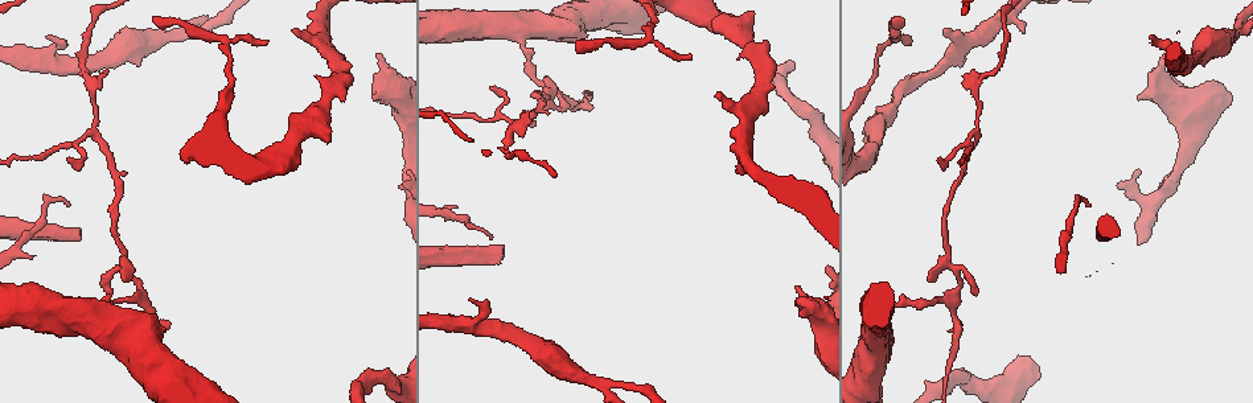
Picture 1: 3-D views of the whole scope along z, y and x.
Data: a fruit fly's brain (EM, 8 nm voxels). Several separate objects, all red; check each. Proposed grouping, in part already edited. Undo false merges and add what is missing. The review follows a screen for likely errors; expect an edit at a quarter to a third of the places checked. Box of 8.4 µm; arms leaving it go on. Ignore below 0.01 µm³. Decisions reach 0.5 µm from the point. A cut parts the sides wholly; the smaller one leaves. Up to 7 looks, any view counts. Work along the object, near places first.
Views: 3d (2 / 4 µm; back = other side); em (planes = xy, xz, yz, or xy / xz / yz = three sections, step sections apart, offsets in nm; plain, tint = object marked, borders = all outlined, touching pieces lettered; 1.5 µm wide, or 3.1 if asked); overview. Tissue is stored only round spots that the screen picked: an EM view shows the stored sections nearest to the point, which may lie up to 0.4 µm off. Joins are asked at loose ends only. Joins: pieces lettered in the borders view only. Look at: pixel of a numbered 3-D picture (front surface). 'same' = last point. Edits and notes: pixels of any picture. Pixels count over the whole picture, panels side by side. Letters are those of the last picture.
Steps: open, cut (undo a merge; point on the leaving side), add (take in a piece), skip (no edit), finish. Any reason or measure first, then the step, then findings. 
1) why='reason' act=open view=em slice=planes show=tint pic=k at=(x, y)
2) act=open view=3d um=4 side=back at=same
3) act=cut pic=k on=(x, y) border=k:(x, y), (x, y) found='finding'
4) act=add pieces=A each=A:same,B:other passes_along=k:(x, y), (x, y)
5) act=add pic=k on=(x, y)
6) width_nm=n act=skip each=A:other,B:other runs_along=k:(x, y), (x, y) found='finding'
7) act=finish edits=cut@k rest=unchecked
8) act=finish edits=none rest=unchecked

act=open view=3d um=4 pic=1 at=(563, 97)

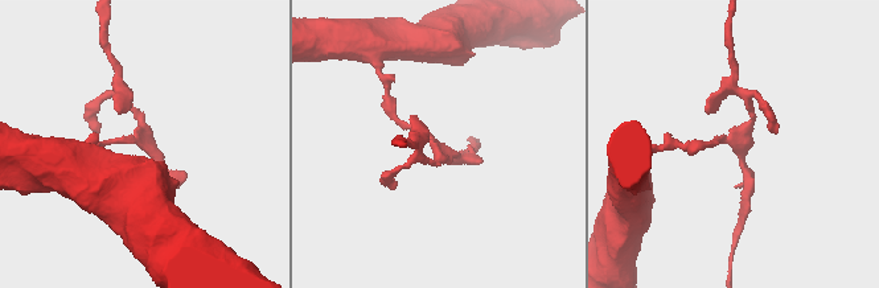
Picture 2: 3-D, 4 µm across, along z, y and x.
arms=3 why='need the tissue' act=open view=em slice=planes show=borders pic=2 at=(731, 142)

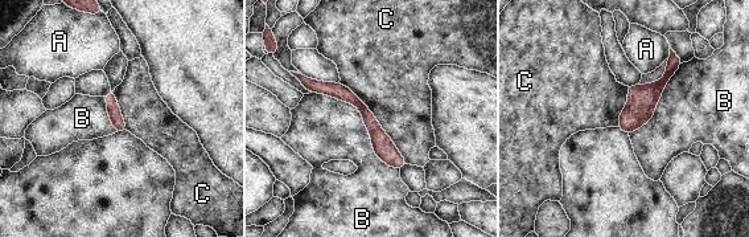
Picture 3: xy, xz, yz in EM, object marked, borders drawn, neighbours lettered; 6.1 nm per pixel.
act=cut pic=3 on=(381, 142) each=A:other,B:other,C:other part_leaving=3:(675, 58), (667, 77), (622, 126) found='two neurons meet here'

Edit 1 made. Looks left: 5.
why='redraw' act=open view=overview

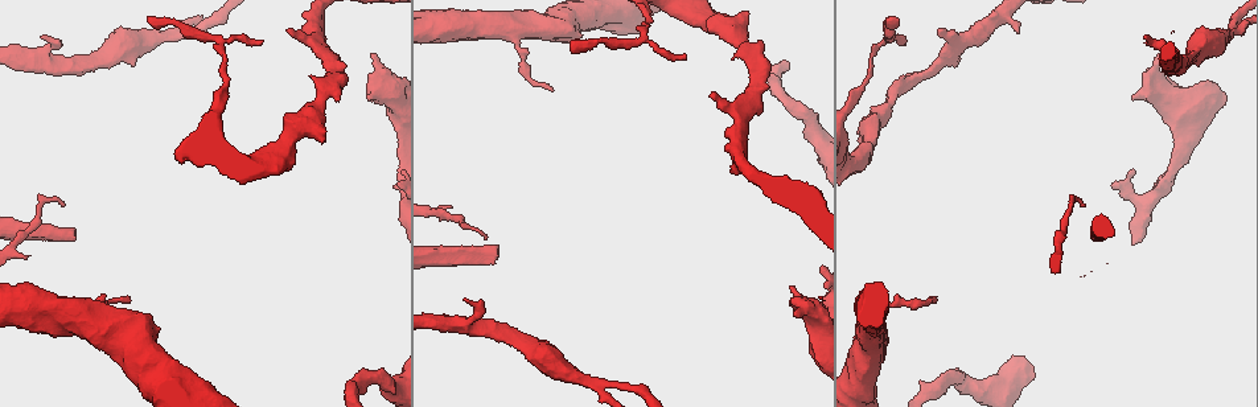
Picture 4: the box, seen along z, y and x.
why='branch stops here' act=open view=3d um=4 pic=4 at=(571, 49)

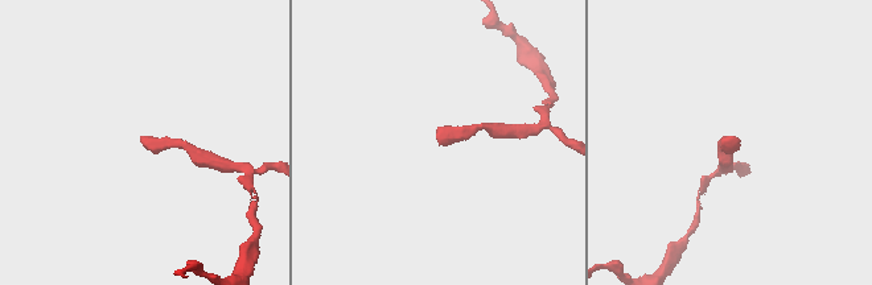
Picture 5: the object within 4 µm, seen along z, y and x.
why='shape alone is not enough' act=open view=em slice=yz step=8 show=tint pic=5 at=(441, 139)

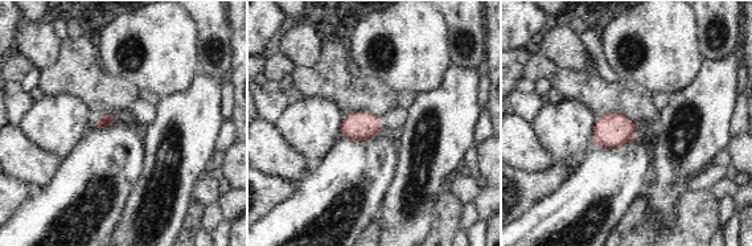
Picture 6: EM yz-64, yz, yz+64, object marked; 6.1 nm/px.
why='cut it another way' act=open view=em slice=planes show=borders at=same

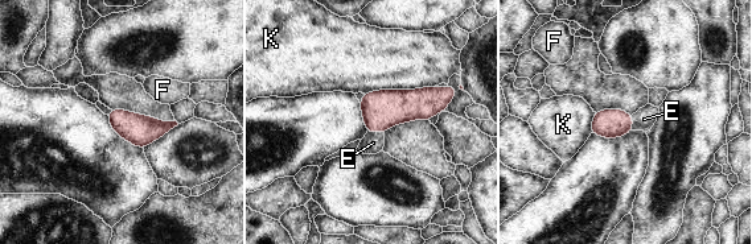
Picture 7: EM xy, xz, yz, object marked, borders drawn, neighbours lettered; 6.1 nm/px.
width_nm=180 act=add pieces=E each=E:same,F:other,K:other passes_along=7:(381, 110), (374, 131), (373, 143) found='it goes on there'

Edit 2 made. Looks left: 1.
act=open view=em slice=planes show=borders pic=4 at=(495, 246)

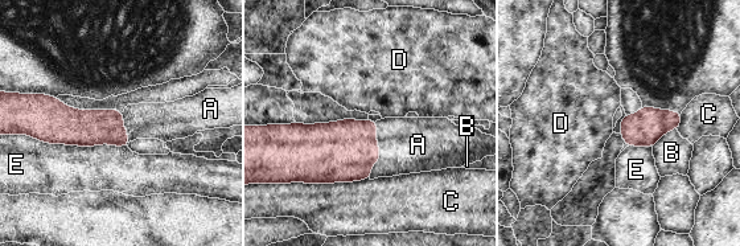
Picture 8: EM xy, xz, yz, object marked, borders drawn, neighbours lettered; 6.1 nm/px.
act=add pieces=A each=A:same,B:other,C:other,D:other,E:other passes_along=8:(342, 151), (378, 150), (418, 144) found='the neuron continues'

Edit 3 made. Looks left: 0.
act=finish edits=cut@3,add@7,add@8 rest=unchecked

